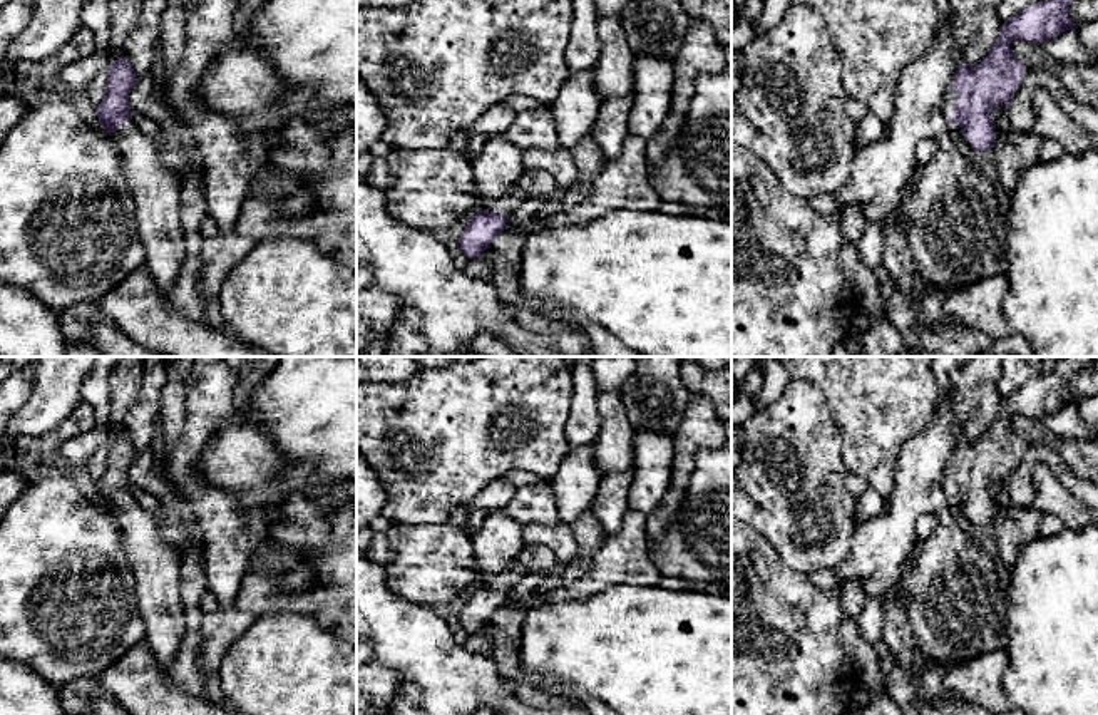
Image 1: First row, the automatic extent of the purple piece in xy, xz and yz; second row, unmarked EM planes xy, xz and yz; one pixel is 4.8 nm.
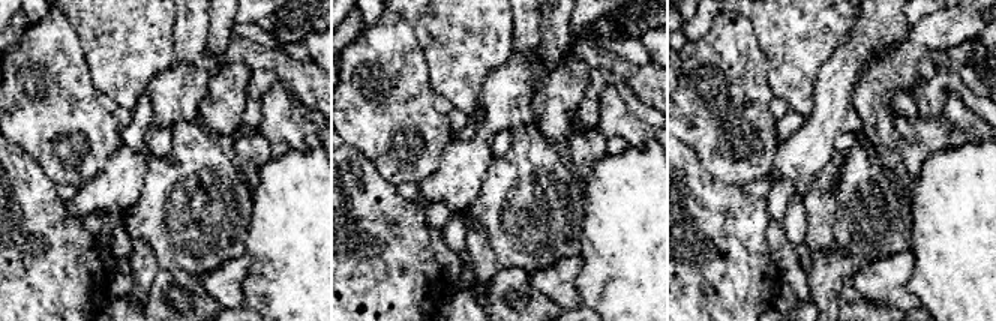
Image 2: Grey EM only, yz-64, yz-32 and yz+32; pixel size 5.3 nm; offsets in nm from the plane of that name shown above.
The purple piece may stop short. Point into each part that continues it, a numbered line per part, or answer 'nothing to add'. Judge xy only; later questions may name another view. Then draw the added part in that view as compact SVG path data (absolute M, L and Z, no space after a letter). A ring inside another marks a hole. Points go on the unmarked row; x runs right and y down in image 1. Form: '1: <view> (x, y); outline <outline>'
1: xy (156, 566); outline M131 492L112 514L134 573L139 610L147 628L144 641L156 660L169 665L186 635L181 556L161 539L152 514Z

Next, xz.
1: xz (506, 580); outline M512 564L507 569L484 576L480 583L500 591L511 591L526 576L526 573L527 571L521 566Z

